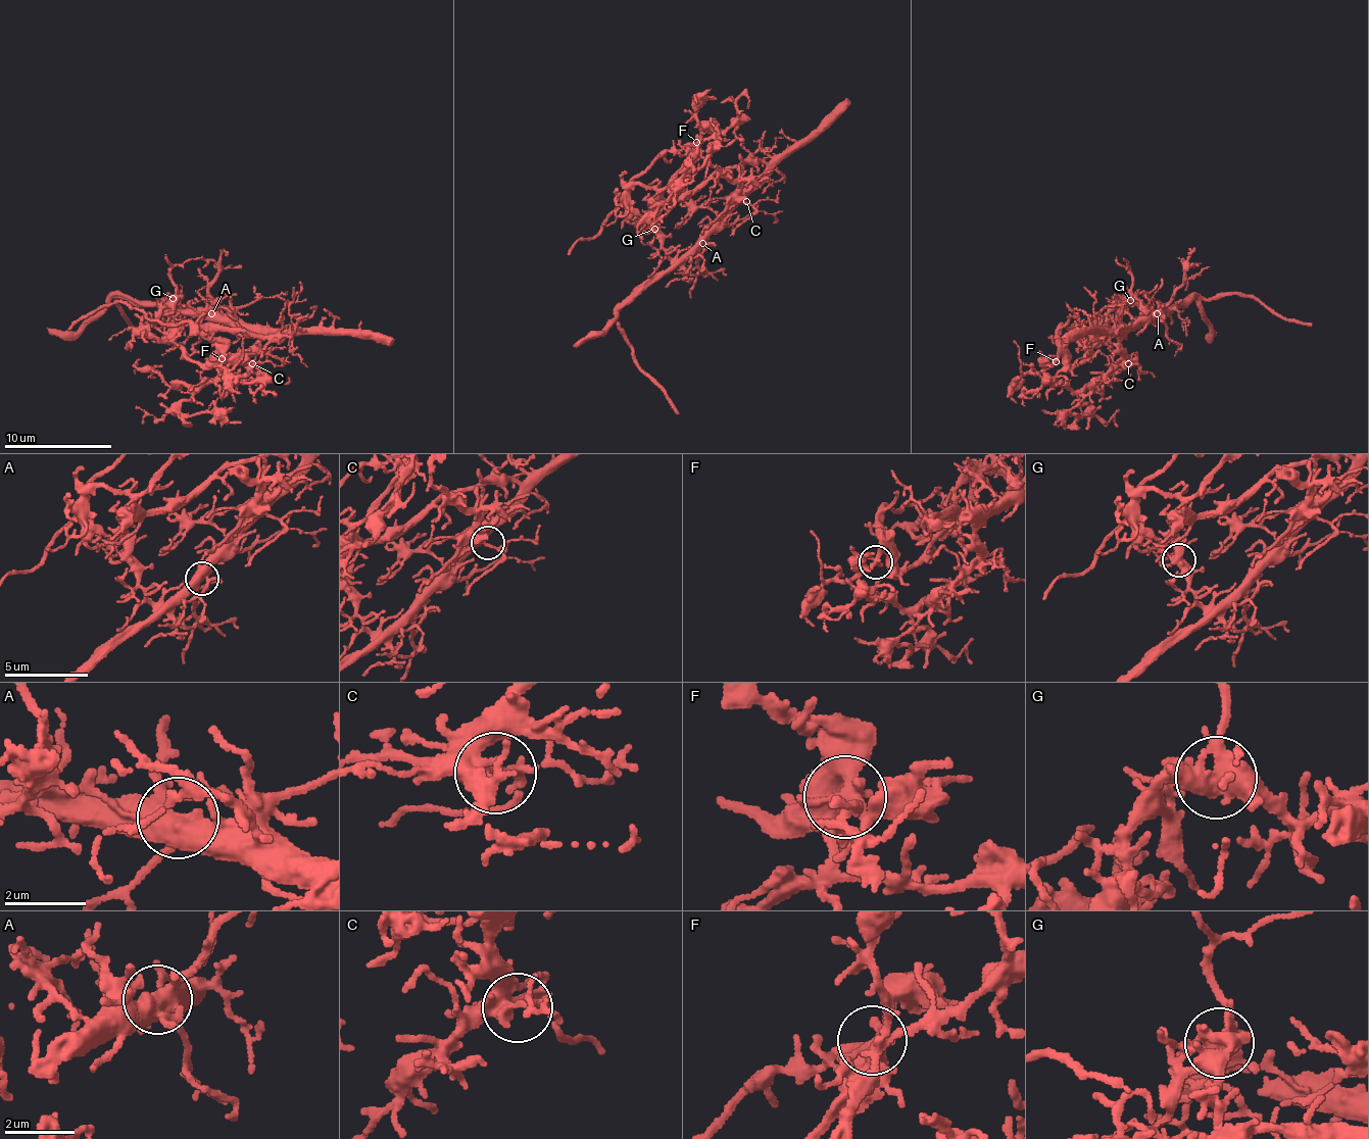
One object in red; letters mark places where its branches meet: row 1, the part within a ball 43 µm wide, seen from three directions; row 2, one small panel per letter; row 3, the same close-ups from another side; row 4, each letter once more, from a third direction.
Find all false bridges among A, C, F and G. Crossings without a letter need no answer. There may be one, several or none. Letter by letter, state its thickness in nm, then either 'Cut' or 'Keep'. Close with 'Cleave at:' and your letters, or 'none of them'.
A: Thickness 500 nm. Keep
C: Thickness 260 nm. Keep
F: Thickness 360 nm. Keep
G: Thickness 480 nm. Cut
Cleave at: G

